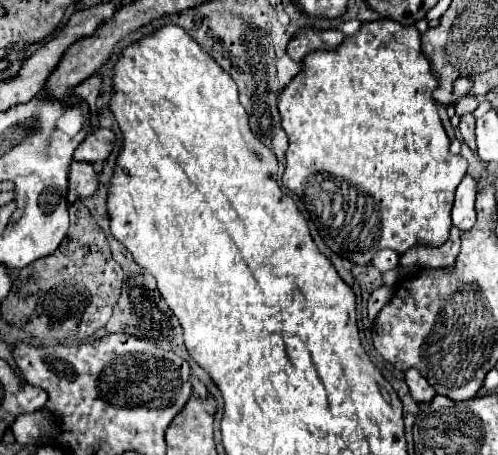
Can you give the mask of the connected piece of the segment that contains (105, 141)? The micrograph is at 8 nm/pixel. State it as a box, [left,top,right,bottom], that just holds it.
[75,129,115,161]

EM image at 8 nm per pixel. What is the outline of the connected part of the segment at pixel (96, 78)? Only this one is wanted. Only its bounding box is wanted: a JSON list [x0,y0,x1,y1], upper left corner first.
[71,73,101,101]

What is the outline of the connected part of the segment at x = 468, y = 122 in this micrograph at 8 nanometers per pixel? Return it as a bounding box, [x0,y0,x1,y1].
[459,113,477,153]

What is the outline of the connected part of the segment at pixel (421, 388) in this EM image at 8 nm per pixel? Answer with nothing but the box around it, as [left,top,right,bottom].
[405,369,435,403]

